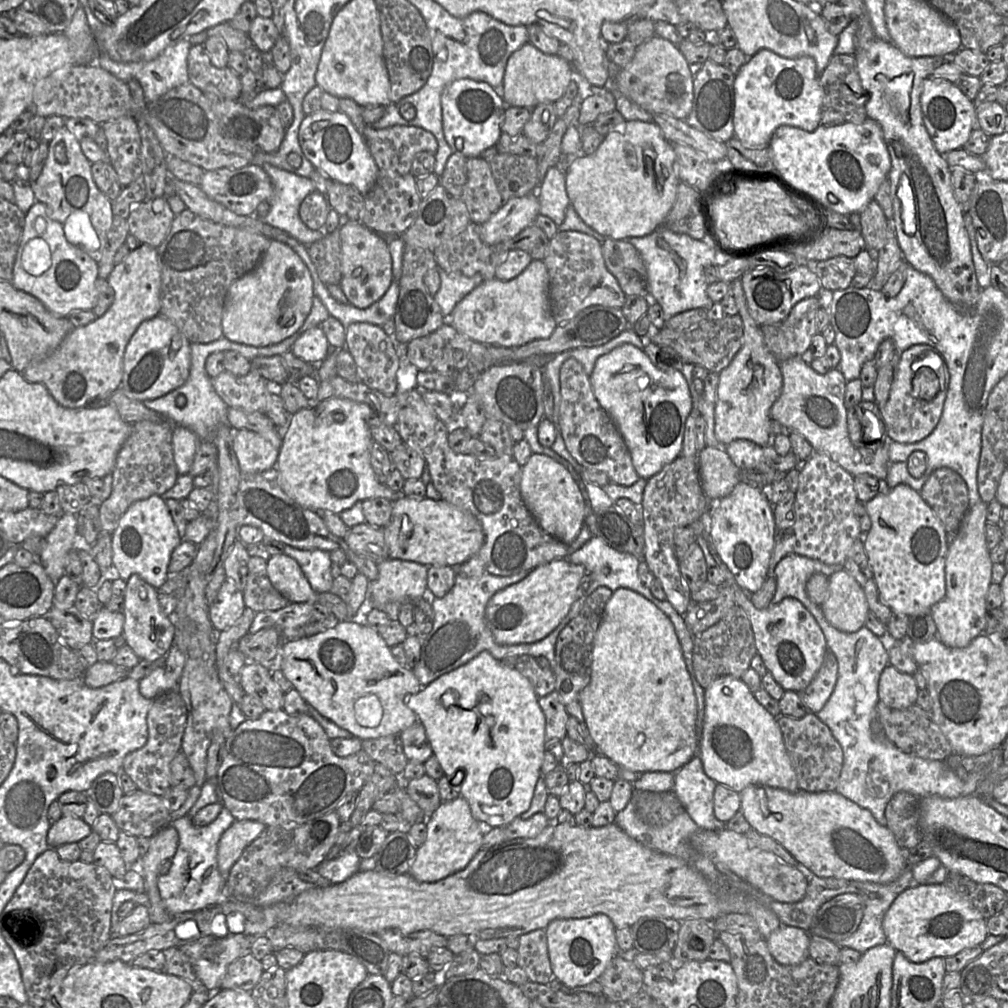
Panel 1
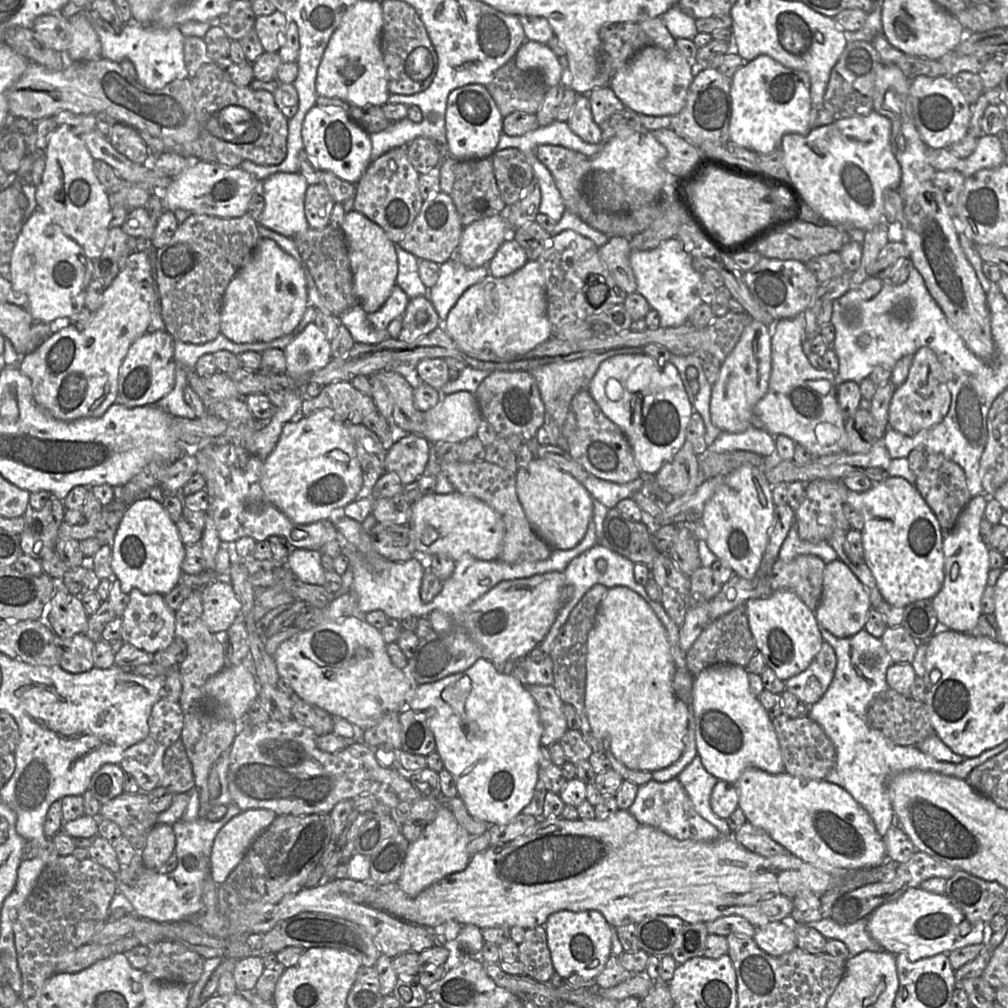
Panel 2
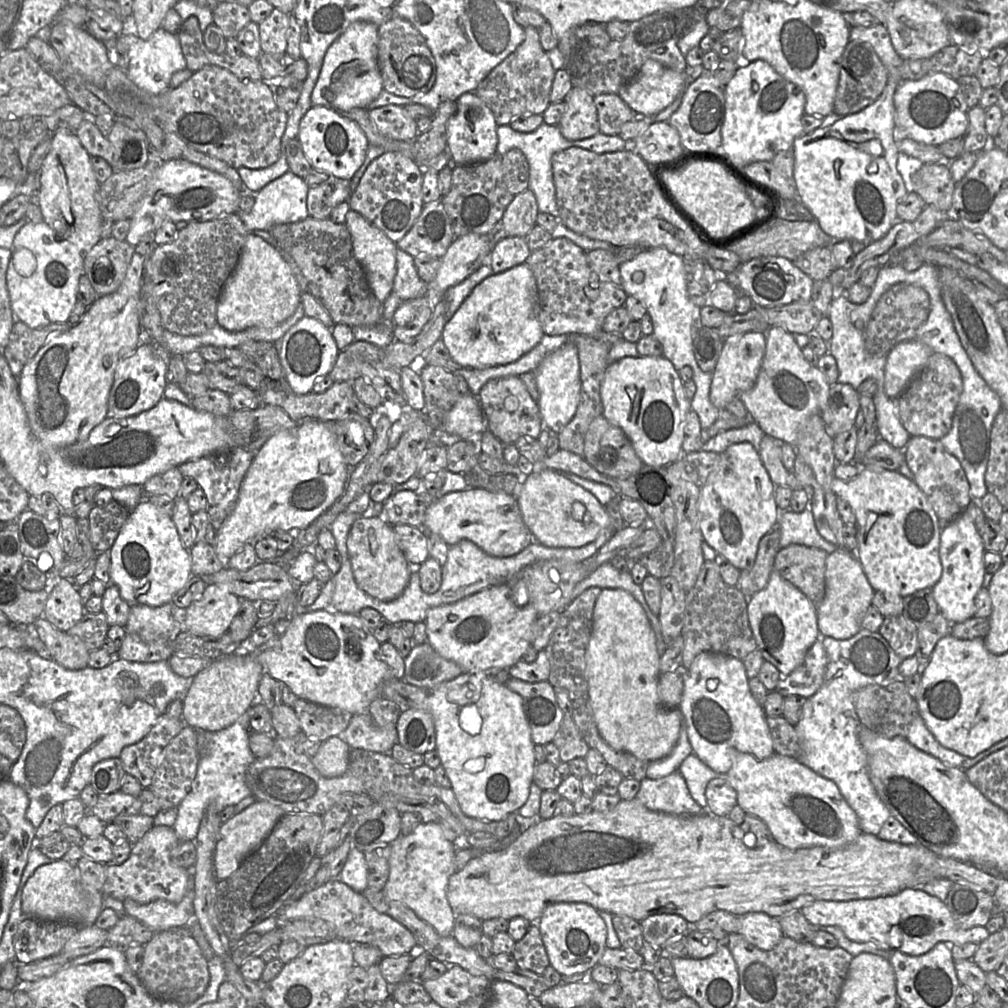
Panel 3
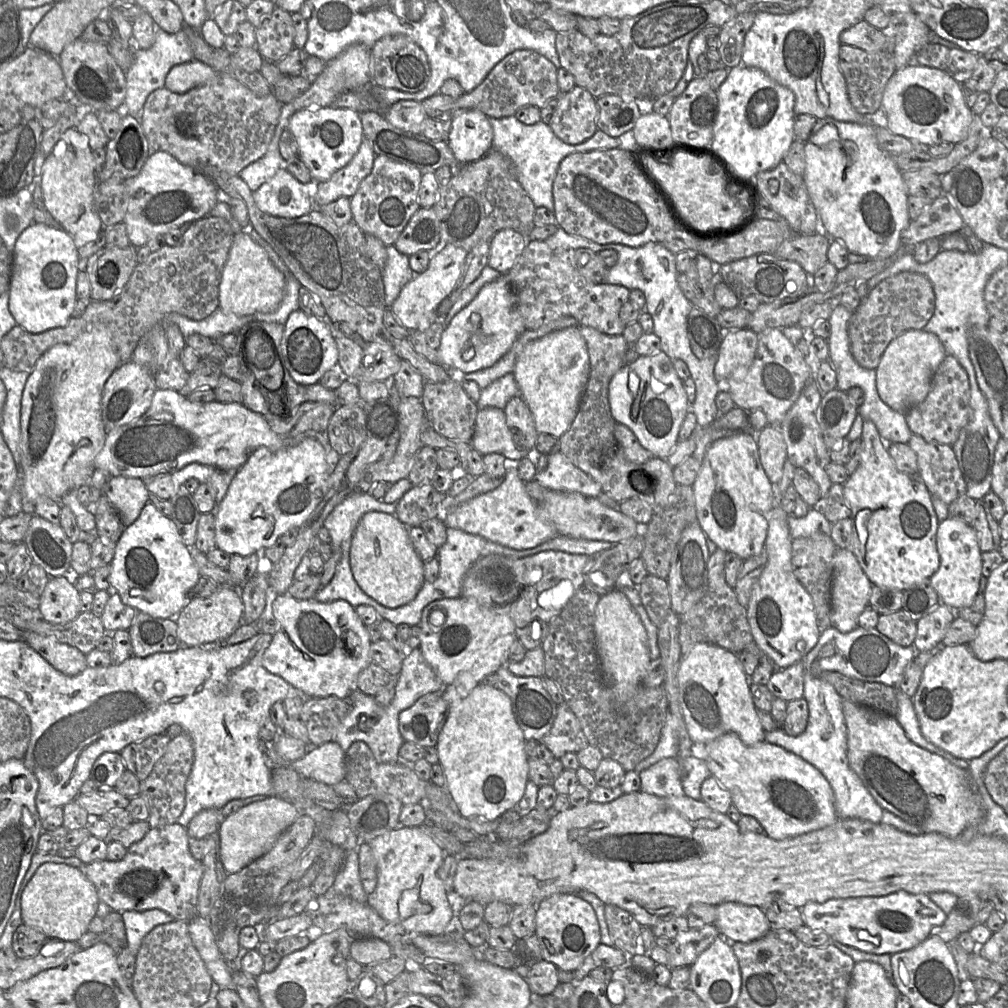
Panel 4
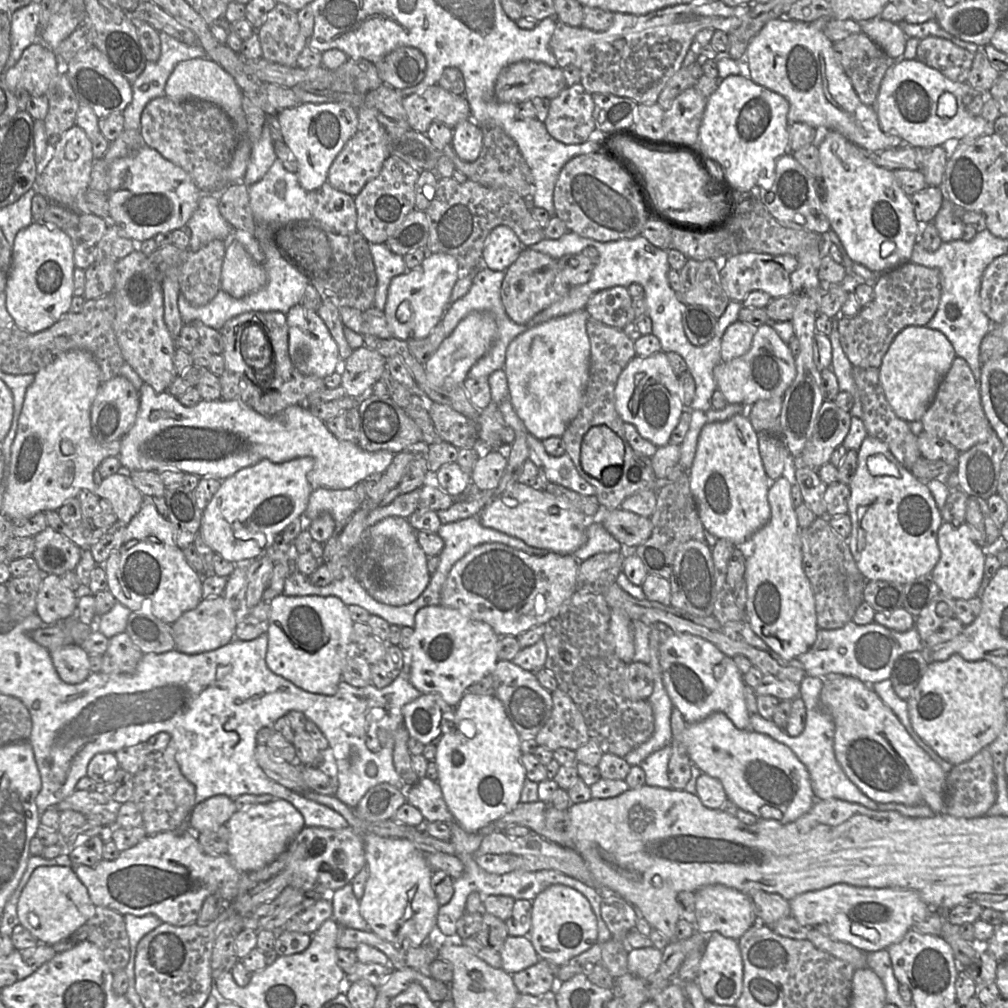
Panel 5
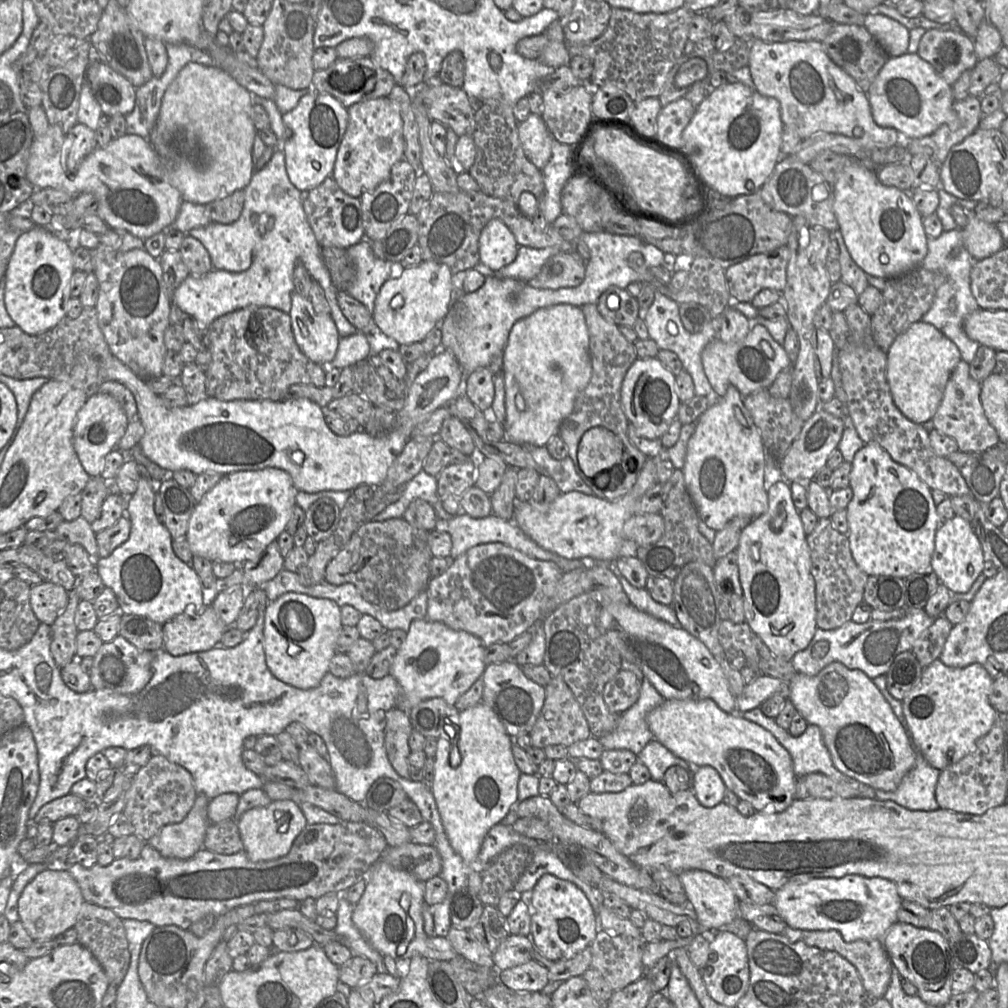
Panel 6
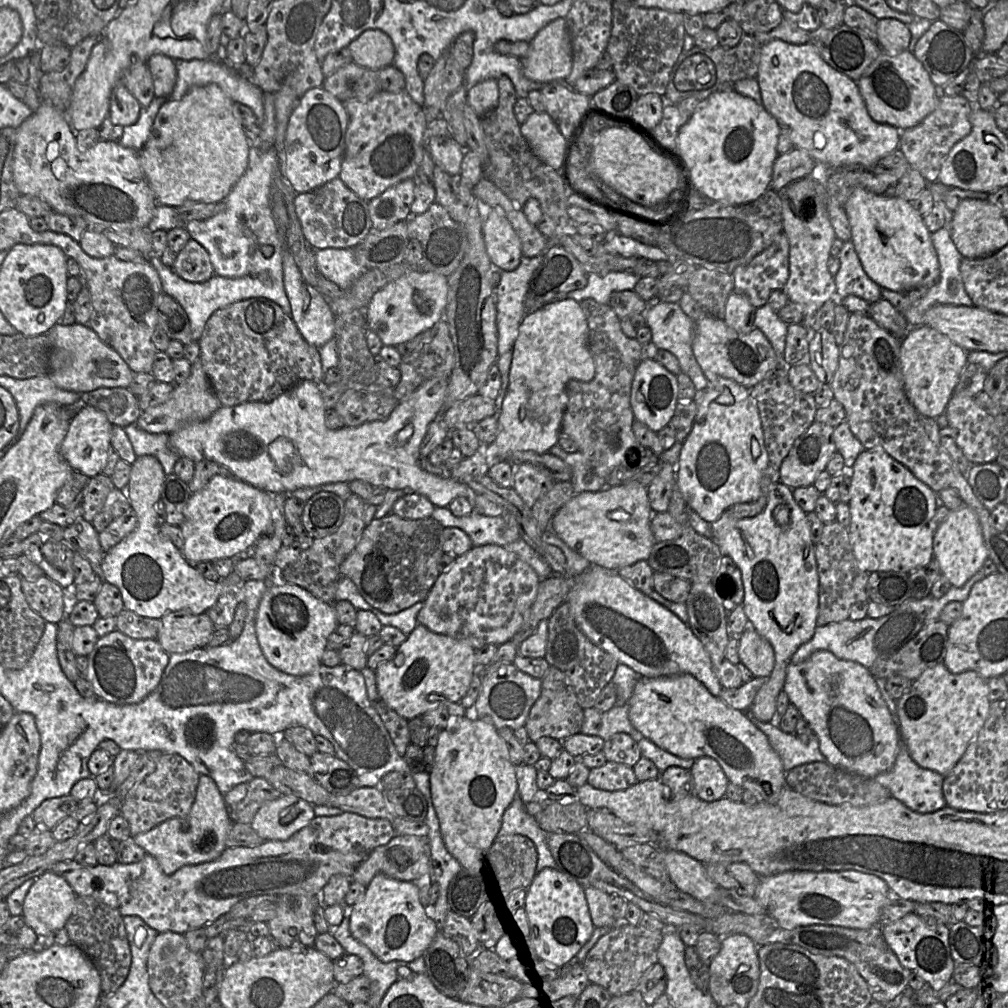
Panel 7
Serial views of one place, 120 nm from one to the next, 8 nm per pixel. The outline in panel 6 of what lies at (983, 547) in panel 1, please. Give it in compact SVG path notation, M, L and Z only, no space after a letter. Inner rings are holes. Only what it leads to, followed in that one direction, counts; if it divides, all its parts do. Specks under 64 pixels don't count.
M958 515L941 523L935 535L935 549L931 567L937 574L940 583L952 593L967 593L974 581L984 569L984 553L981 543L975 534L971 521Z

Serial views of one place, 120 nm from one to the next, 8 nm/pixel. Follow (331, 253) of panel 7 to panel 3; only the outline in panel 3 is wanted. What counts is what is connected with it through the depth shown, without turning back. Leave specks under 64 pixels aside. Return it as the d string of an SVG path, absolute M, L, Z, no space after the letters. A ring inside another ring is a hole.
M398 248L396 251L396 275L392 291L402 301L407 301L422 297L426 289L427 284L418 276L414 257Z

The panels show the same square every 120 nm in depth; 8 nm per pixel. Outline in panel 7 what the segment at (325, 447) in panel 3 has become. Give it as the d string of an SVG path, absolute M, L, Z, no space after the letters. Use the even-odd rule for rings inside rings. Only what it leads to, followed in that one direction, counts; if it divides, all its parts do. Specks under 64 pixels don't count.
M216 475L203 489L191 495L183 515L182 554L195 567L198 562L231 558L253 545L274 519L274 501L270 493L234 476Z

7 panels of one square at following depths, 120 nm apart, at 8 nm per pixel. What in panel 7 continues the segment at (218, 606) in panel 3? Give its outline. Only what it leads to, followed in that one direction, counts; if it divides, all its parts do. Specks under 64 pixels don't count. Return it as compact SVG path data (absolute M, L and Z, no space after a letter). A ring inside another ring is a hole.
M174 611L160 619L156 640L169 655L182 654L206 647L214 631L215 627L206 613Z

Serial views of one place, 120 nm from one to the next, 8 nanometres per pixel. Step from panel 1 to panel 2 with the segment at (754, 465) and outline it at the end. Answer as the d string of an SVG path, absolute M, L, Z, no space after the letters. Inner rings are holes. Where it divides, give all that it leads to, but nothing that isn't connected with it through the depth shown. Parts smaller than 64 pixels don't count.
M754 426L742 433L721 431L714 442L707 446L707 450L715 453L749 451L766 457L775 453L774 438L766 430Z

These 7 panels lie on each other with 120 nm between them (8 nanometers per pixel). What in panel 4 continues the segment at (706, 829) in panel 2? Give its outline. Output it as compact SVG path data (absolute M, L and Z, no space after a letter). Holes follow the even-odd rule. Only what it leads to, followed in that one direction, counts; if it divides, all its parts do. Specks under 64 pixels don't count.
M664 758L640 773L640 791L659 797L681 797L684 790L676 758Z

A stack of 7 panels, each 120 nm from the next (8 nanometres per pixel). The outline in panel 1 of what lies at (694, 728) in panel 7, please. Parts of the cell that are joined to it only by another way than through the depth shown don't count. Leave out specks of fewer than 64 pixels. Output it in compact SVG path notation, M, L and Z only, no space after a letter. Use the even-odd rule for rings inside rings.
M749 785L743 789L739 795L741 799L740 811L751 827L758 833L769 836L781 844L796 859L798 862L796 867L798 867L805 876L810 877L807 872L811 872L813 875L822 878L832 877L837 879L887 884L897 879L908 867L906 863L906 851L898 845L893 833L887 828L887 826L880 825L869 810L860 807L856 803L839 794L837 791L812 793L804 790L798 790L797 792L789 792L768 786Z

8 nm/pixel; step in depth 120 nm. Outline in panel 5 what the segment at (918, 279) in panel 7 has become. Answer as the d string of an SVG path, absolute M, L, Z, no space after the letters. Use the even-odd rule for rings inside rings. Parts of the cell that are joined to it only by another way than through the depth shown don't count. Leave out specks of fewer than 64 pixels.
M835 130L820 131L818 150L822 167L822 176L819 181L823 189L823 211L829 219L831 229L838 235L851 260L864 265L876 273L882 274L910 262L913 247L919 238L919 224L915 217L913 204L910 200L911 198L906 195L899 186L894 176L894 172L890 169L879 167L874 164L862 153L862 149L864 148L850 142L847 138Z

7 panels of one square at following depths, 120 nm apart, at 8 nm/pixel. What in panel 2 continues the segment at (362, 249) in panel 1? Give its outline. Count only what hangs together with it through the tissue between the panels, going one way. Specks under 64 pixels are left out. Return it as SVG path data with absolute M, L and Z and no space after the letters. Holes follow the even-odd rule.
M355 210L345 214L341 229L348 246L353 293L367 314L374 313L387 301L396 283L398 262L395 244L380 226Z

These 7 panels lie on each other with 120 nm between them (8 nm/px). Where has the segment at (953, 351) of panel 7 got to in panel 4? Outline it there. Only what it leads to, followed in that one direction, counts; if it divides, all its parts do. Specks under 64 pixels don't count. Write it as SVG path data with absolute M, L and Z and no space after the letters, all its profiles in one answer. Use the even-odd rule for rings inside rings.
M924 329L907 330L885 349L876 368L876 384L880 398L892 409L904 413L926 398L932 378L947 355L939 337Z

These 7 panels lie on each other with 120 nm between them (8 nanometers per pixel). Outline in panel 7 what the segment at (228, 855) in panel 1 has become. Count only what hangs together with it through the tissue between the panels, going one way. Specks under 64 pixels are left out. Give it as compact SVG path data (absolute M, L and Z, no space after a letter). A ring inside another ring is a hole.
M280 796L262 805L250 826L264 841L285 841L314 817L310 803L294 796Z

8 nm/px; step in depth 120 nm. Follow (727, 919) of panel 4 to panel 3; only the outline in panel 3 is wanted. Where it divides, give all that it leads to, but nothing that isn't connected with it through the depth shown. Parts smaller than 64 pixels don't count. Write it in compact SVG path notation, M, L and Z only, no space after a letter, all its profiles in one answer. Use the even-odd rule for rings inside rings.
M749 912L740 916L737 933L762 950L771 950L784 936L778 918L764 912Z

